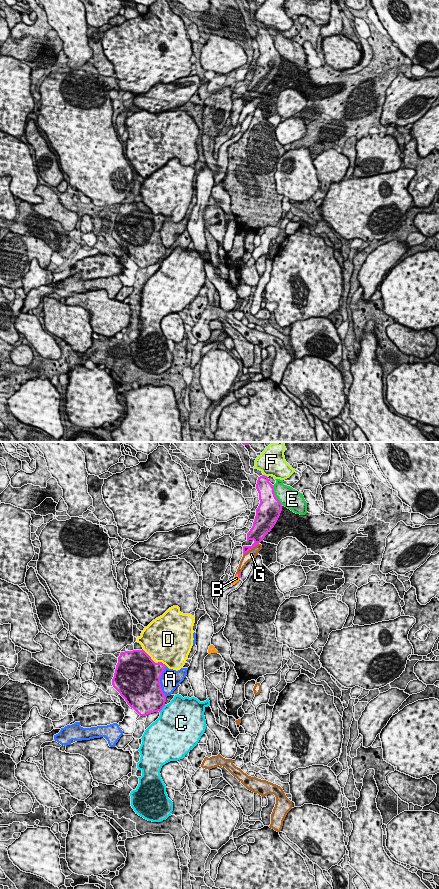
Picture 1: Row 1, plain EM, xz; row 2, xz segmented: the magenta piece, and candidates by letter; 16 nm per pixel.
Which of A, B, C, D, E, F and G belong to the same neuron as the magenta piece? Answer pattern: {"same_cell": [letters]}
{"same_cell": ["B"]}

